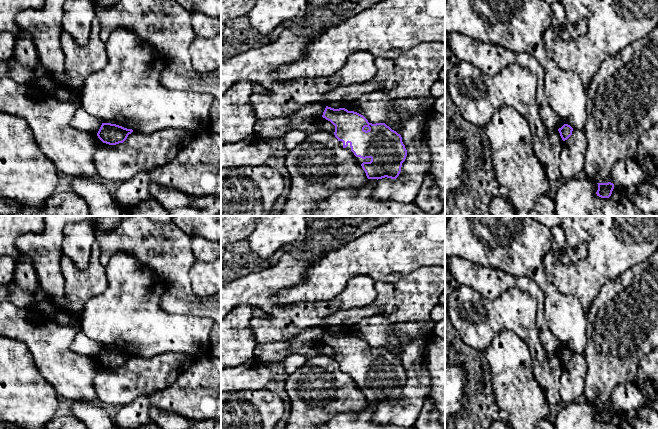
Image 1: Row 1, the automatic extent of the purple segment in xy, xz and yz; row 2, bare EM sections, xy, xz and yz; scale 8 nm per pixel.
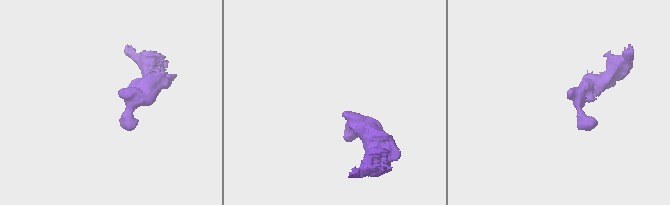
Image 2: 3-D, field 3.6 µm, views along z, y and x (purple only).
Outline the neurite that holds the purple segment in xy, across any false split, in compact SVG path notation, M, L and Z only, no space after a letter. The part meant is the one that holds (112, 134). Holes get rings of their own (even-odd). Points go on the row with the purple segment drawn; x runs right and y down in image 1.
M102 123L97 136L103 143L116 145L123 143L132 132L132 129L127 129L116 124Z

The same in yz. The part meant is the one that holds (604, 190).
M611 182L597 183L597 184L598 184L598 190L596 192L597 196L599 196L601 198L609 198L614 189L614 184Z

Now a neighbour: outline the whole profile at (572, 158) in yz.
M573 129L572 135L563 141L560 154L562 180L569 180L584 174L587 138L584 130Z

